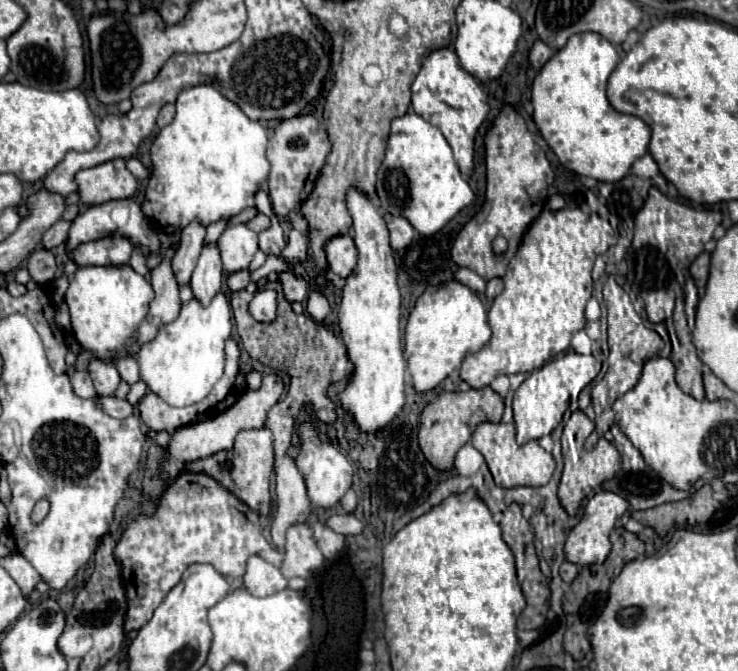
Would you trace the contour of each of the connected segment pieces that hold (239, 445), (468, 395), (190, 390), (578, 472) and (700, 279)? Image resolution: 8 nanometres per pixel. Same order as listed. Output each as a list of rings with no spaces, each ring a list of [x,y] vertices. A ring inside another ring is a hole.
[[[269,428],[261,430],[241,430],[235,438],[231,450],[217,452],[213,456],[195,460],[185,464],[189,472],[203,472],[223,484],[229,492],[233,492],[239,500],[243,500],[249,508],[267,516],[271,510],[271,494],[269,494],[269,476],[273,470],[273,434]]]
[[[489,386],[481,390],[467,390],[467,392],[443,392],[431,404],[427,404],[421,412],[421,426],[419,426],[419,446],[425,458],[437,470],[451,470],[453,458],[457,450],[471,440],[473,430],[481,422],[499,422],[503,416],[503,398],[493,392]]]
[[[217,294],[213,302],[203,308],[195,298],[181,308],[181,314],[175,322],[163,326],[157,338],[141,346],[137,354],[141,380],[149,386],[151,392],[161,396],[167,404],[189,406],[201,402],[215,382],[223,376],[225,366],[225,340],[233,330],[231,304],[223,294]]]
[[[578,410],[571,417],[561,436],[561,447],[564,458],[564,468],[559,482],[559,500],[569,516],[577,514],[577,508],[581,506],[581,500],[599,484],[605,480],[611,480],[619,468],[621,468],[621,456],[613,442],[599,438],[597,446],[593,450],[585,450],[584,444],[587,437],[594,431],[595,424],[582,411]]]
[[[703,252],[701,256],[697,256],[697,258],[695,258],[695,262],[691,264],[689,272],[691,272],[691,276],[693,276],[693,280],[695,280],[697,288],[699,288],[699,290],[703,290],[703,288],[705,288],[705,284],[707,284],[707,276],[709,276],[709,254],[707,254],[707,252]]]

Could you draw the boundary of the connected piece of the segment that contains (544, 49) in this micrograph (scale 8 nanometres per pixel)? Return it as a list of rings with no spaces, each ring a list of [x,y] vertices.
[[[537,40],[537,42],[533,44],[533,48],[529,50],[529,62],[531,62],[531,68],[533,68],[533,70],[541,70],[543,64],[545,64],[553,54],[555,54],[555,52],[553,52],[543,40]]]

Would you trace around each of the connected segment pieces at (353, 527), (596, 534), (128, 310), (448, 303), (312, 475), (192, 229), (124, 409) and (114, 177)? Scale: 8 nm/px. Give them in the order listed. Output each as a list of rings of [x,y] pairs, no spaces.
[[[331,514],[325,520],[327,528],[333,528],[335,532],[349,536],[349,534],[361,534],[363,532],[363,522],[359,522],[353,514]]]
[[[597,492],[585,506],[585,514],[581,518],[581,522],[569,532],[567,542],[565,542],[565,558],[577,566],[587,566],[587,564],[601,564],[609,550],[611,550],[611,542],[609,542],[609,534],[615,528],[615,522],[623,516],[623,512],[627,510],[629,502],[613,492]]]
[[[129,264],[79,266],[65,294],[77,342],[101,360],[109,360],[115,352],[125,352],[127,340],[137,334],[139,324],[147,316],[151,300],[151,284],[141,274],[137,274]]]
[[[451,280],[437,290],[437,296],[419,296],[405,326],[405,356],[415,392],[425,394],[435,390],[461,366],[467,354],[481,350],[489,338],[487,310],[467,286]]]
[[[301,422],[297,426],[297,434],[299,434],[299,452],[297,452],[295,464],[305,478],[307,496],[309,496],[311,504],[315,504],[319,508],[333,508],[343,498],[343,494],[351,488],[353,468],[339,450],[335,450],[329,442],[321,442],[315,424]]]
[[[191,222],[181,230],[181,246],[171,260],[171,268],[179,286],[189,284],[193,268],[203,248],[203,238],[205,238],[205,228],[199,222]]]
[[[105,396],[103,400],[99,400],[99,406],[113,418],[125,418],[135,412],[135,408],[127,400],[119,400],[115,396]]]
[[[109,160],[105,164],[77,172],[77,192],[79,202],[93,206],[105,204],[109,200],[131,198],[138,189],[138,181],[127,168],[125,160]]]

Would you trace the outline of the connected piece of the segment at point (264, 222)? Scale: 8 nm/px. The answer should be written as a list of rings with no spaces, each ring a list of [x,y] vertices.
[[[257,214],[255,218],[251,218],[249,222],[249,228],[253,228],[253,232],[261,232],[261,230],[267,230],[269,226],[271,226],[271,220],[269,220],[269,216],[265,216],[265,214]]]

